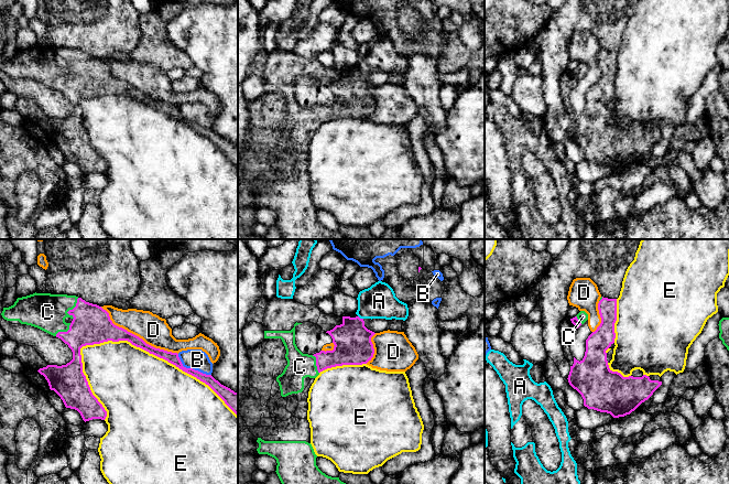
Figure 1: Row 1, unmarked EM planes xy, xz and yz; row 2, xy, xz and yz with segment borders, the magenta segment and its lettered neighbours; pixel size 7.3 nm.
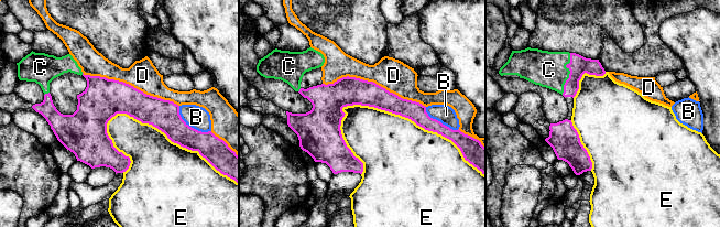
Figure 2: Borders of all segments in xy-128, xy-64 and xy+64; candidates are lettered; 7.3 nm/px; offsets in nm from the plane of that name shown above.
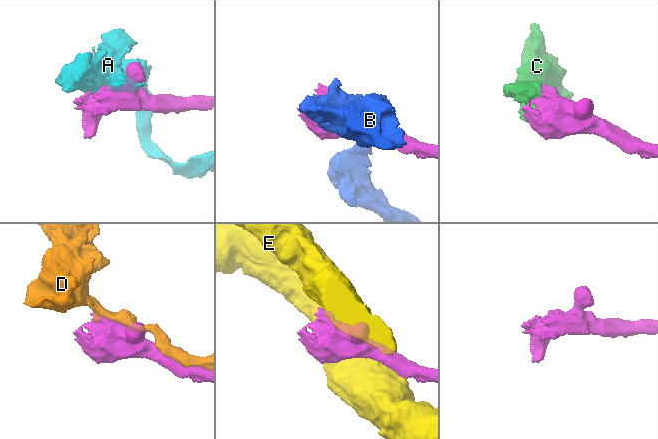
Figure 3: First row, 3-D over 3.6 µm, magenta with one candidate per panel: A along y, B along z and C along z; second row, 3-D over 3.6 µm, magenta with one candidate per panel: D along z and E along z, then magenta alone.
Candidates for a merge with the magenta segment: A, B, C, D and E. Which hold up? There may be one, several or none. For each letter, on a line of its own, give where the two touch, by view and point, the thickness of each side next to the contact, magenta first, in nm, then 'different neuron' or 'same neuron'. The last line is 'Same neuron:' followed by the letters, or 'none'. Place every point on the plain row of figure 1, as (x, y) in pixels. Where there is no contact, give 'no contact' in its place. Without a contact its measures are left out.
A: contact xz (359, 71); calibres 280 and 260 nm; different neuron
B: contact xy (192, 121); calibres 80 and 150 nm; different neuron
C: contact xy (73, 62); calibres 280 and 280 nm; same neuron
D: contact xy (135, 88); calibres 180 and 220 nm; different neuron
E: contact xy (159, 109); calibres 80 and 480 nm; different neuron
Same neuron: C

